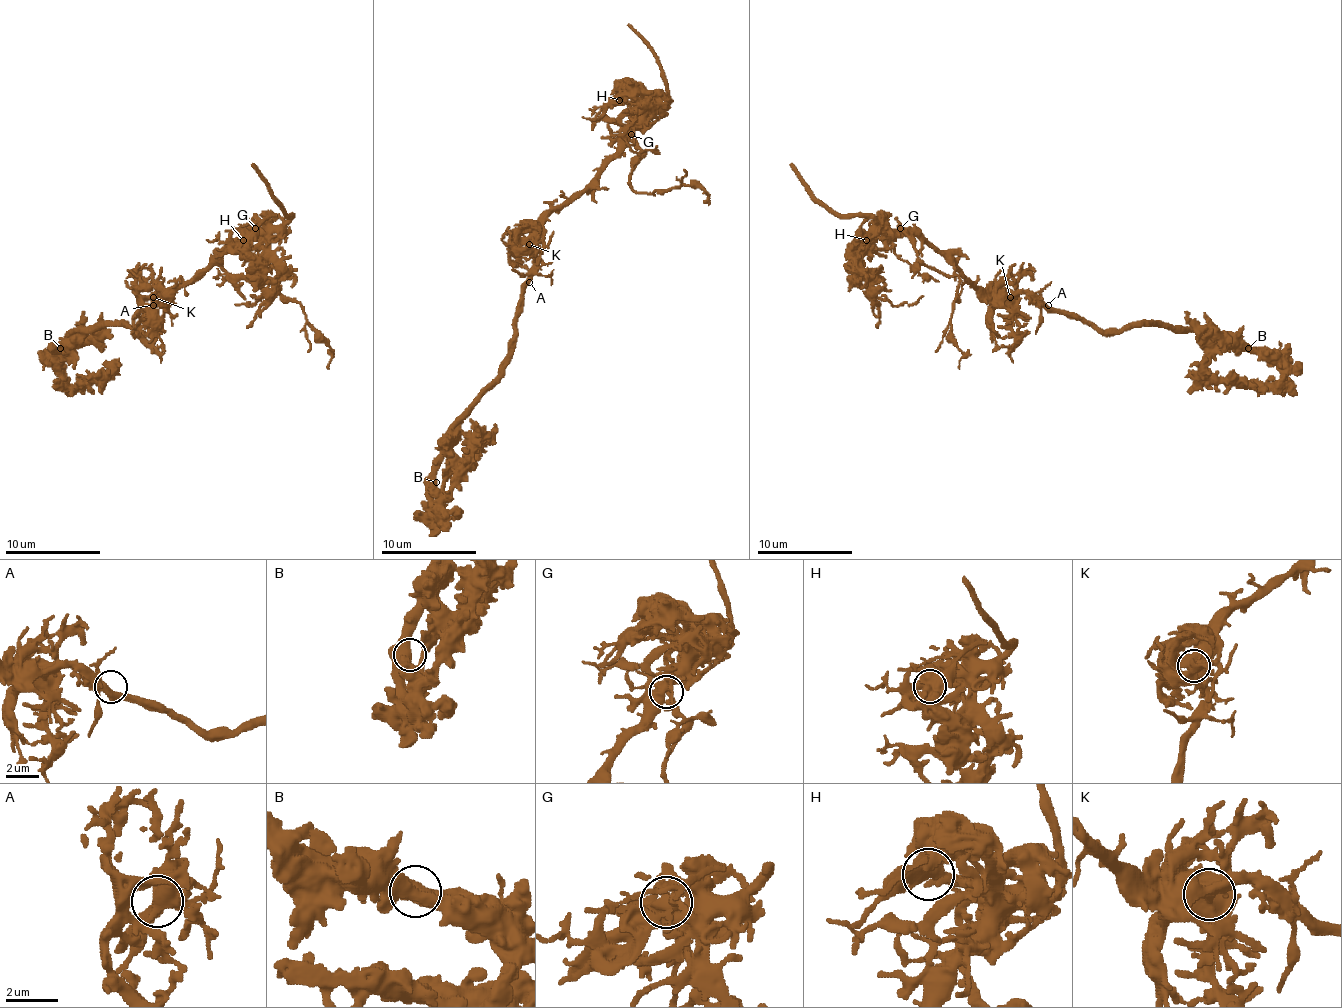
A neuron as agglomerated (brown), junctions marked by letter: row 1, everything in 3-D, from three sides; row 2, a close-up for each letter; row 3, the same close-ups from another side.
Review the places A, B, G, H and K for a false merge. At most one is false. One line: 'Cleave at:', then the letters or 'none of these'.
Cleave at: G

